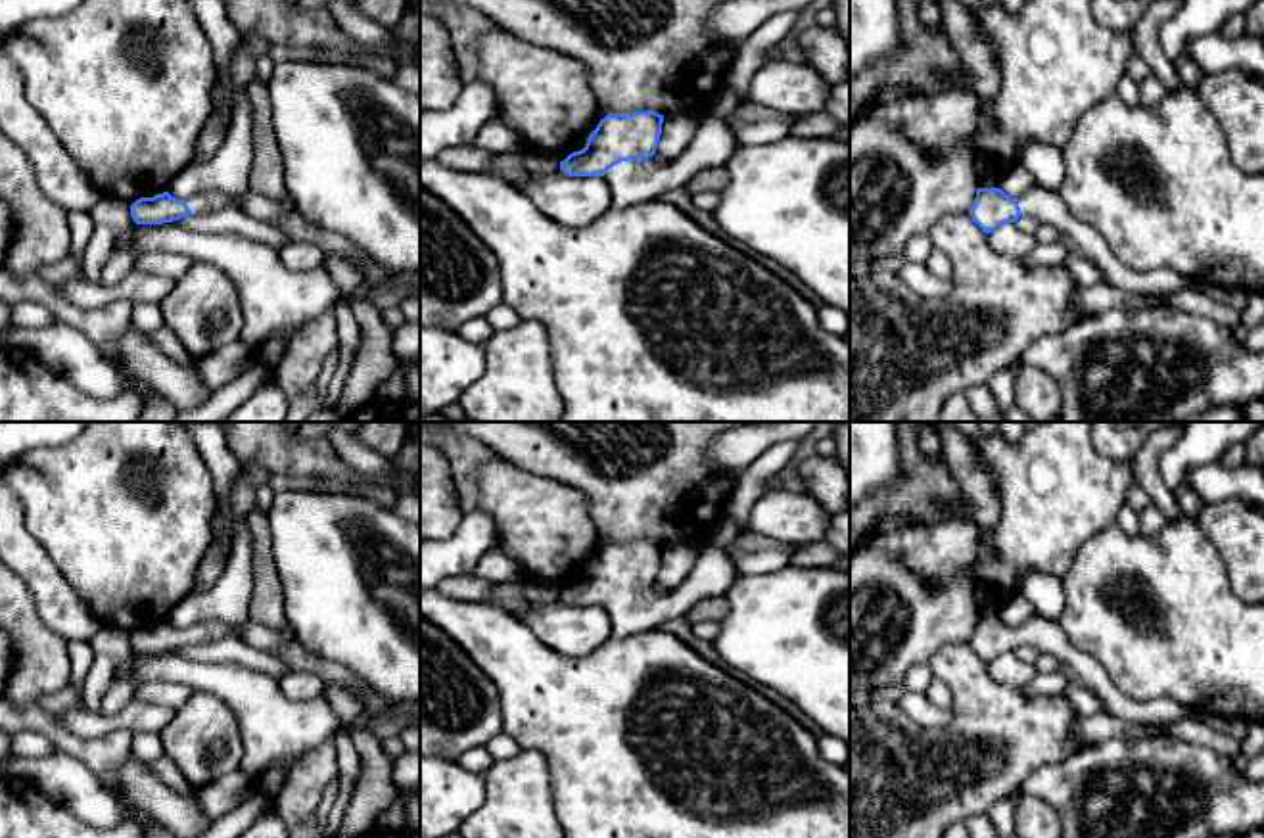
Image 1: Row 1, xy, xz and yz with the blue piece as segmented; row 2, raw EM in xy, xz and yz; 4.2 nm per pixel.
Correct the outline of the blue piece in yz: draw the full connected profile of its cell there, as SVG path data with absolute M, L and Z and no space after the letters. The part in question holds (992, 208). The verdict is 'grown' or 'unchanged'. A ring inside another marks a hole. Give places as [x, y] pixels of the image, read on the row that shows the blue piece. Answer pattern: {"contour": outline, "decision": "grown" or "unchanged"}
{"contour": "M1036 182L1018 199L1007 196L1001 188L978 188L969 215L986 234L1005 222L1015 222L1020 215L1051 224L1059 234L1066 234L1076 242L1078 249L1103 270L1107 284L1132 293L1157 295L1185 288L1199 290L1195 280L1170 268L1137 272L1122 265L1093 226L1070 215L1059 192L1051 192Z", "decision": "grown"}

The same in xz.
{"contour": "M656 111L608 113L589 134L585 148L560 161L560 171L568 176L602 176L612 190L612 207L623 209L683 188L706 167L723 167L737 148L737 134L729 130L727 119L702 117L685 151L673 161L656 165L650 157L656 153L662 123L664 115Z", "decision": "grown"}

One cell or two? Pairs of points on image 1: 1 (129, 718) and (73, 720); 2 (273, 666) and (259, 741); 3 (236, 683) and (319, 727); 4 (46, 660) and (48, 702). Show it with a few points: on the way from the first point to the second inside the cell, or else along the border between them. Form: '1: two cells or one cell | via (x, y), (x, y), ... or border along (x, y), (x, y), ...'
1: one cell | via (116, 721), (87, 721)
2: two cells | border along (229, 662), (250, 666), (277, 679)
3: one cell | via (257, 704), (280, 727), (298, 727)
4: two cells | border along (66, 685), (45, 693), (35, 702)

